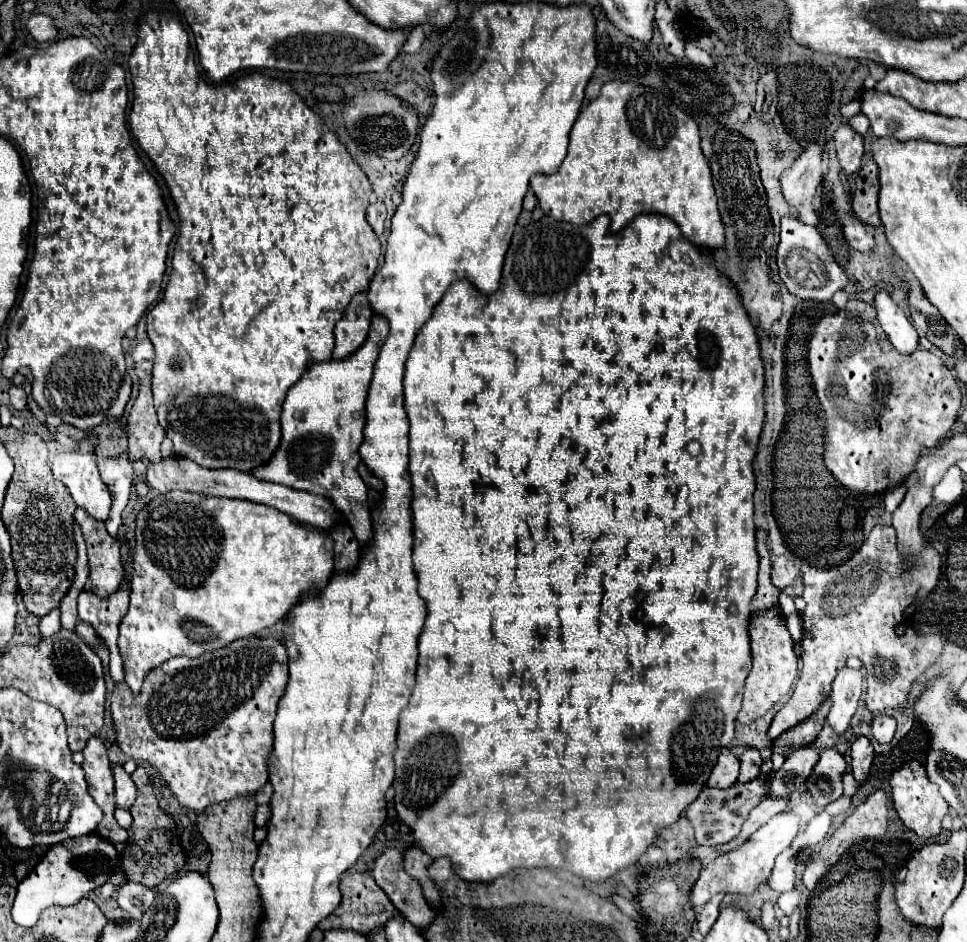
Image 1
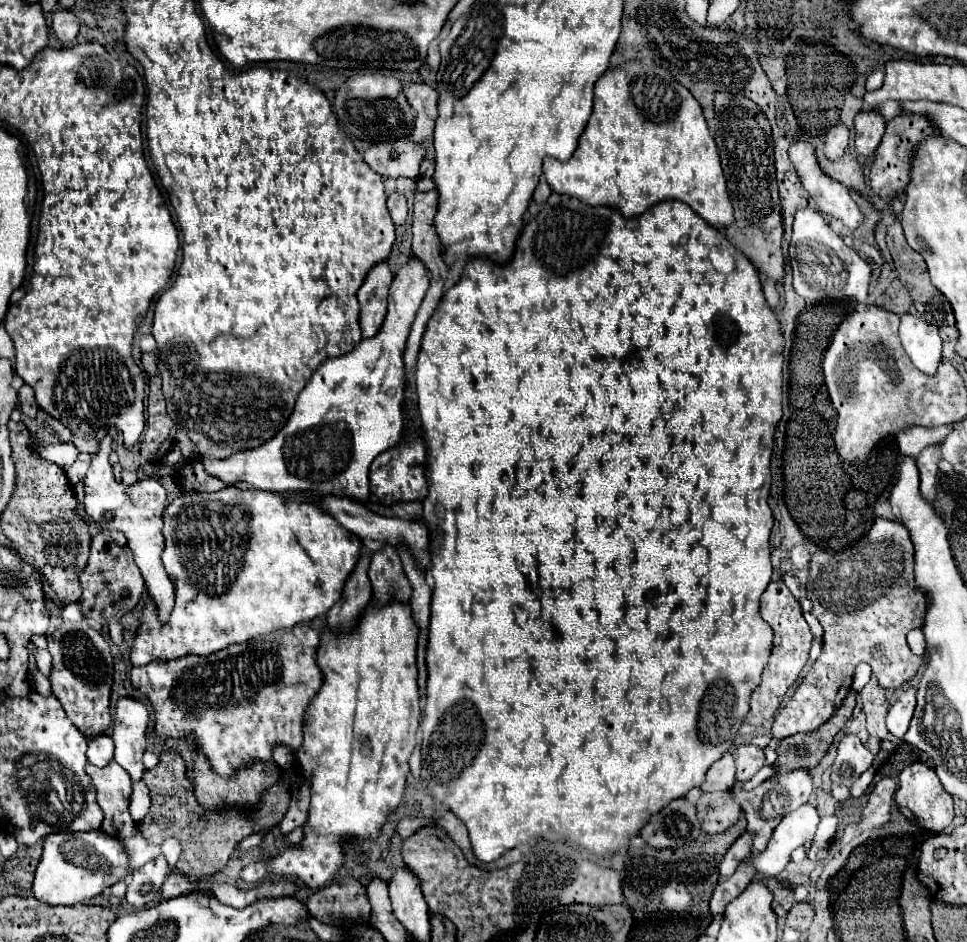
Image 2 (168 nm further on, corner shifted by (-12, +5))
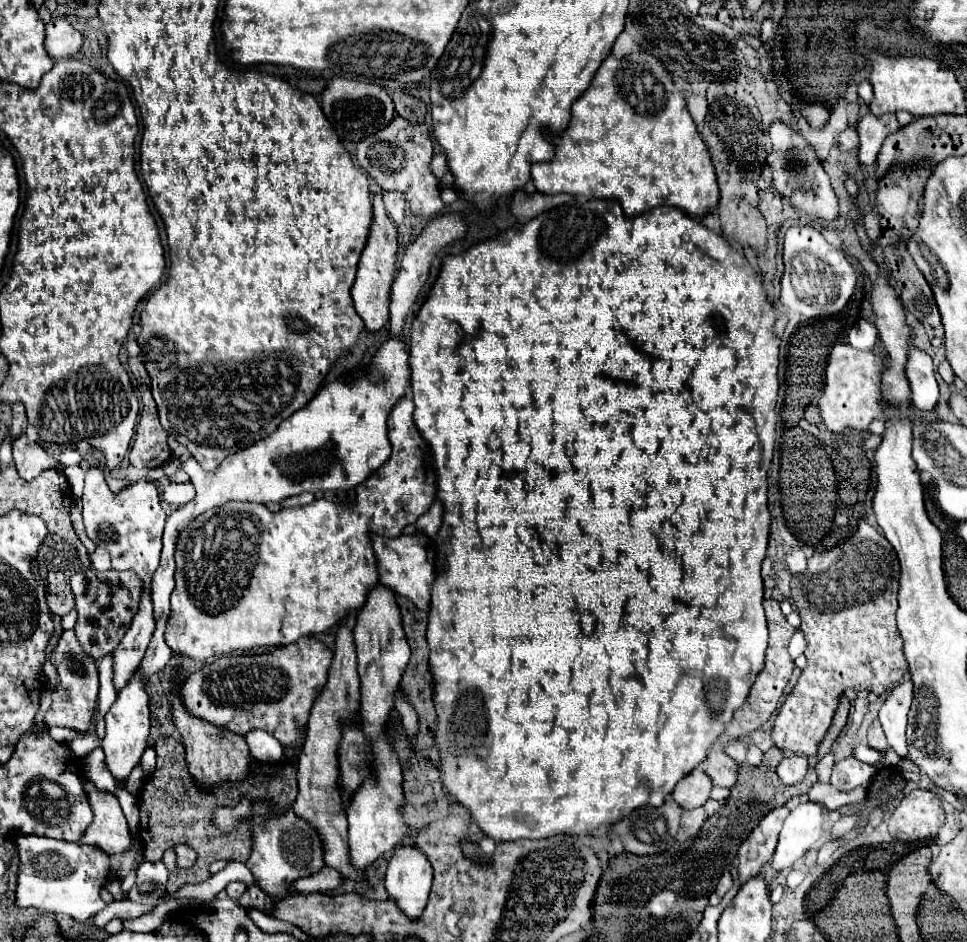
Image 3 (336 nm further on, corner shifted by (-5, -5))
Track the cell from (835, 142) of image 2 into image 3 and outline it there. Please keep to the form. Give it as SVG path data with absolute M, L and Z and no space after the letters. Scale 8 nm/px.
M847 127L841 135L839 135L839 149L847 151L847 149L855 149L857 147L857 131Z

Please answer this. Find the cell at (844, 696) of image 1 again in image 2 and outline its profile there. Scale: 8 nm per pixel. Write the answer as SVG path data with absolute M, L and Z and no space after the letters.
M846 735L838 745L838 755L832 765L832 781L850 787L868 767L874 763L874 753L870 753L856 735Z

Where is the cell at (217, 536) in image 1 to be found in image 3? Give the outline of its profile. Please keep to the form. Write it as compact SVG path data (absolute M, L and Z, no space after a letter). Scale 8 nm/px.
M403 397L397 401L397 405L393 407L389 419L387 419L387 427L389 427L389 441L393 445L393 453L391 457L375 471L375 475L369 475L357 489L357 503L353 507L349 505L337 505L337 503L329 503L325 499L317 499L311 505L303 505L303 507L293 507L293 509L281 509L279 513L269 513L269 509L265 505L255 505L255 503L223 503L221 507L215 507L215 511L207 511L201 513L197 519L193 519L177 537L177 545L175 545L175 591L173 591L173 599L171 599L171 613L169 613L169 621L167 621L167 631L165 631L165 641L171 647L171 651L175 655L181 657L189 657L193 661L207 661L209 657L217 657L217 655L225 655L225 653L233 653L233 651L247 651L247 649L255 649L255 647L279 647L279 645L289 645L293 641L297 641L303 635L317 635L323 633L327 629L331 629L333 625L337 625L349 611L363 607L365 595L367 591L377 585L377 569L373 563L373 549L369 547L369 531L385 535L385 537L397 537L401 535L403 527L407 523L415 523L421 515L425 515L431 507L431 503L435 501L435 489L433 489L433 455L429 445L425 443L425 439L421 437L421 433L417 431L415 423L413 423L413 401Z

